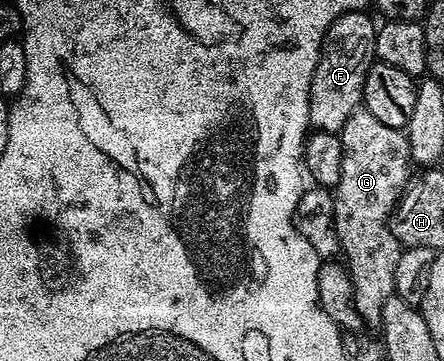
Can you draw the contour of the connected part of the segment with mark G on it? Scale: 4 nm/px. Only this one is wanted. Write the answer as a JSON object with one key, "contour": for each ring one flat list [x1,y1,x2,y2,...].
{"contour":[[364,107,344,123,342,132,342,170,334,193,334,230,341,256,349,270,354,289,354,307,363,326,382,324,384,303,395,296,396,265,403,246,392,235,390,219,411,180,412,162,409,139,401,129,387,127]]}

